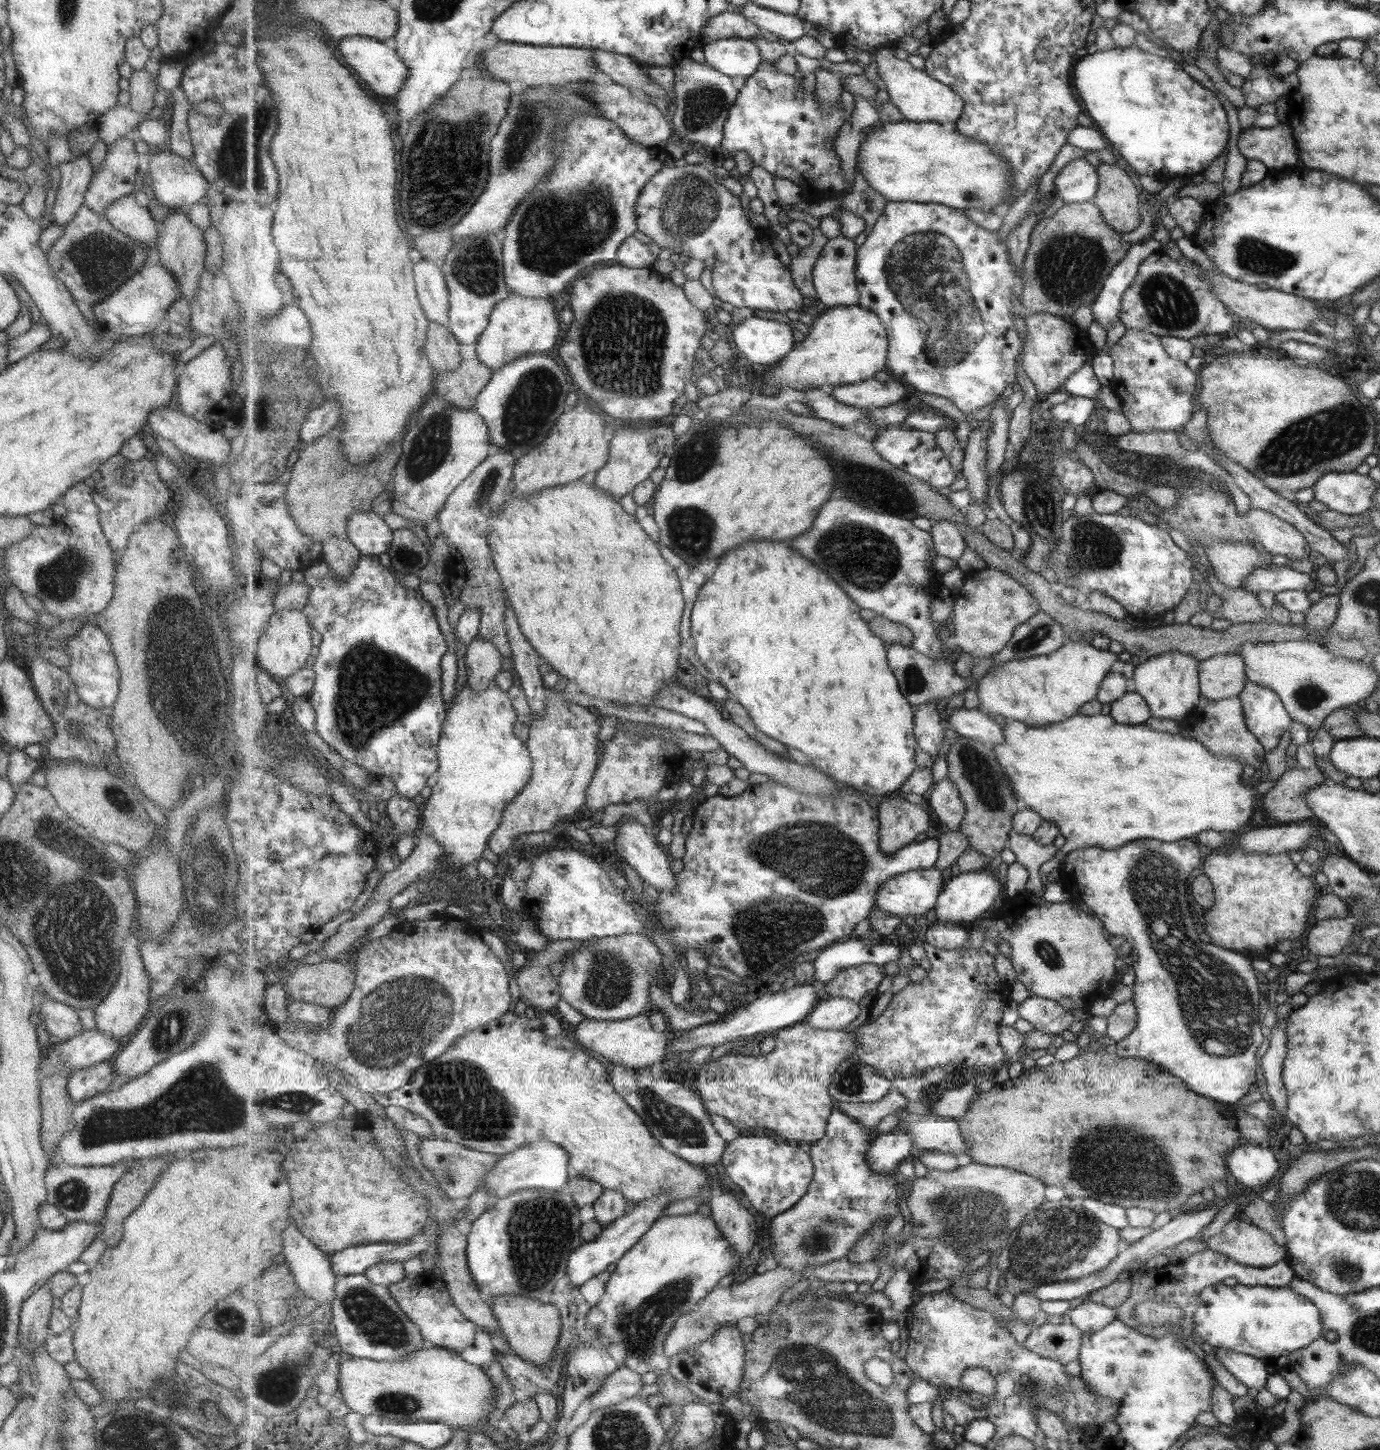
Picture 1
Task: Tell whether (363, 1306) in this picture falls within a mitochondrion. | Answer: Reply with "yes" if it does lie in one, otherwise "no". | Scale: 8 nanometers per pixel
yes

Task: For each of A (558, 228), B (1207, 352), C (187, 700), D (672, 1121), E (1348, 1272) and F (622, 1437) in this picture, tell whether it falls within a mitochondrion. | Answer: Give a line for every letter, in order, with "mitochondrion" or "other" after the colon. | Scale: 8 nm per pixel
A: mitochondrion
B: other
C: mitochondrion
D: mitochondrion
E: mitochondrion
F: mitochondrion

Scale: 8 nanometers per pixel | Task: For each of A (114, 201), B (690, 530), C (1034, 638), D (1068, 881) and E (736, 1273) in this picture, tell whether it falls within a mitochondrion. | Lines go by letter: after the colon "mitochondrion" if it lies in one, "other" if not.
A: other
B: mitochondrion
C: mitochondrion
D: other
E: other

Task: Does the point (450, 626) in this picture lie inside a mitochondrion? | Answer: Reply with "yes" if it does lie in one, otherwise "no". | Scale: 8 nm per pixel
no

